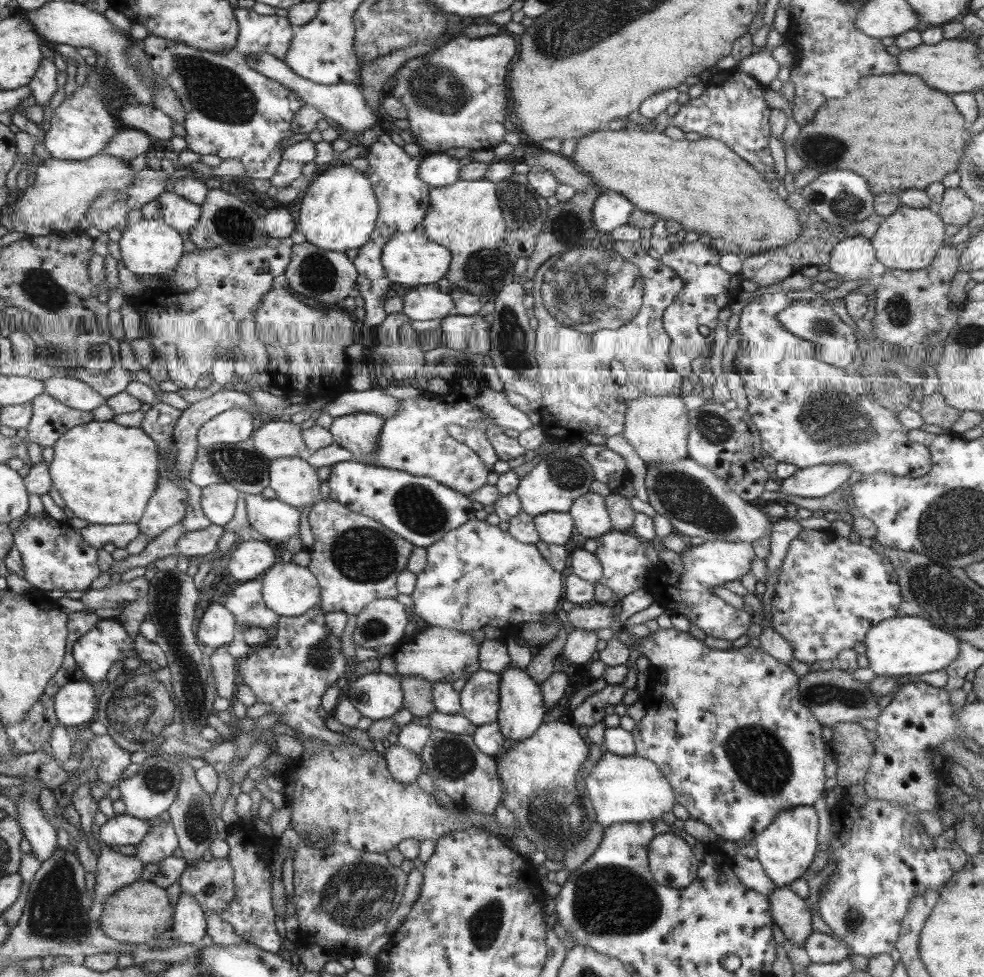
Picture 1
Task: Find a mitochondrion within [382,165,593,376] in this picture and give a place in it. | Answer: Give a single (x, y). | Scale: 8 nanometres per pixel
(481, 268)

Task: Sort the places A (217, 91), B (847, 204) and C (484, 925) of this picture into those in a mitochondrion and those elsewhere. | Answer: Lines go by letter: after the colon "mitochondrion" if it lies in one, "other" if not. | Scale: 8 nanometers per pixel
A: mitochondrion
B: mitochondrion
C: mitochondrion

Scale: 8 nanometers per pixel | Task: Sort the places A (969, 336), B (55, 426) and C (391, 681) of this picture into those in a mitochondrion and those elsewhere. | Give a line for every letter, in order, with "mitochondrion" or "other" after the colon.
A: mitochondrion
B: other
C: other

